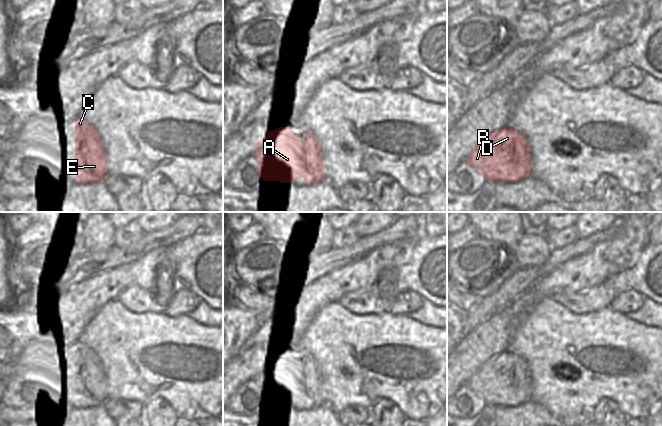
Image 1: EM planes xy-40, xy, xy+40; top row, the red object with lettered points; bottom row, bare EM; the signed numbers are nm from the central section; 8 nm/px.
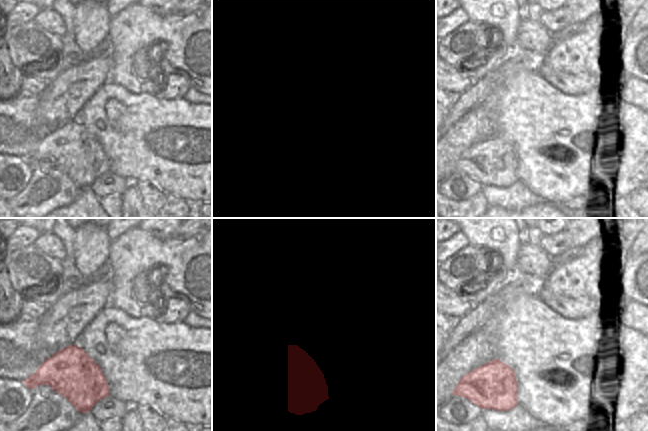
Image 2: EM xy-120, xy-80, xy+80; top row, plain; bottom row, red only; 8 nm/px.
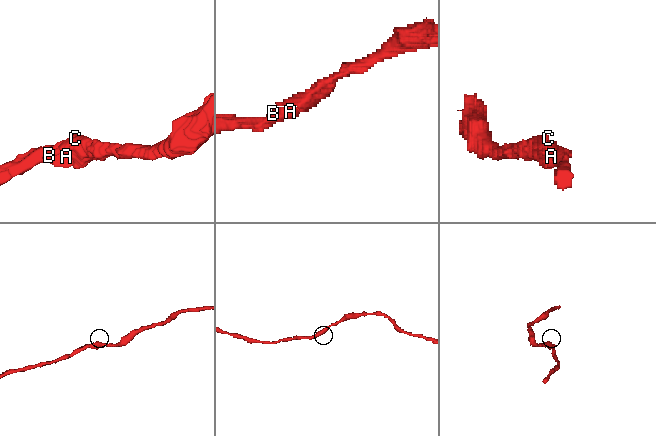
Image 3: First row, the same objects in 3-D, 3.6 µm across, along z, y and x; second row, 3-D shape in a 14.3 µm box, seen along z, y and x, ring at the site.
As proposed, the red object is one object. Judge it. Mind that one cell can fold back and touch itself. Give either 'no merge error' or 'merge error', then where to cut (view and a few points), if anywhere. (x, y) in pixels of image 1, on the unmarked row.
no merge error | no cut

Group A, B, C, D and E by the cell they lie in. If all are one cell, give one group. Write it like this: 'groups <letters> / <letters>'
groups A B C D E

